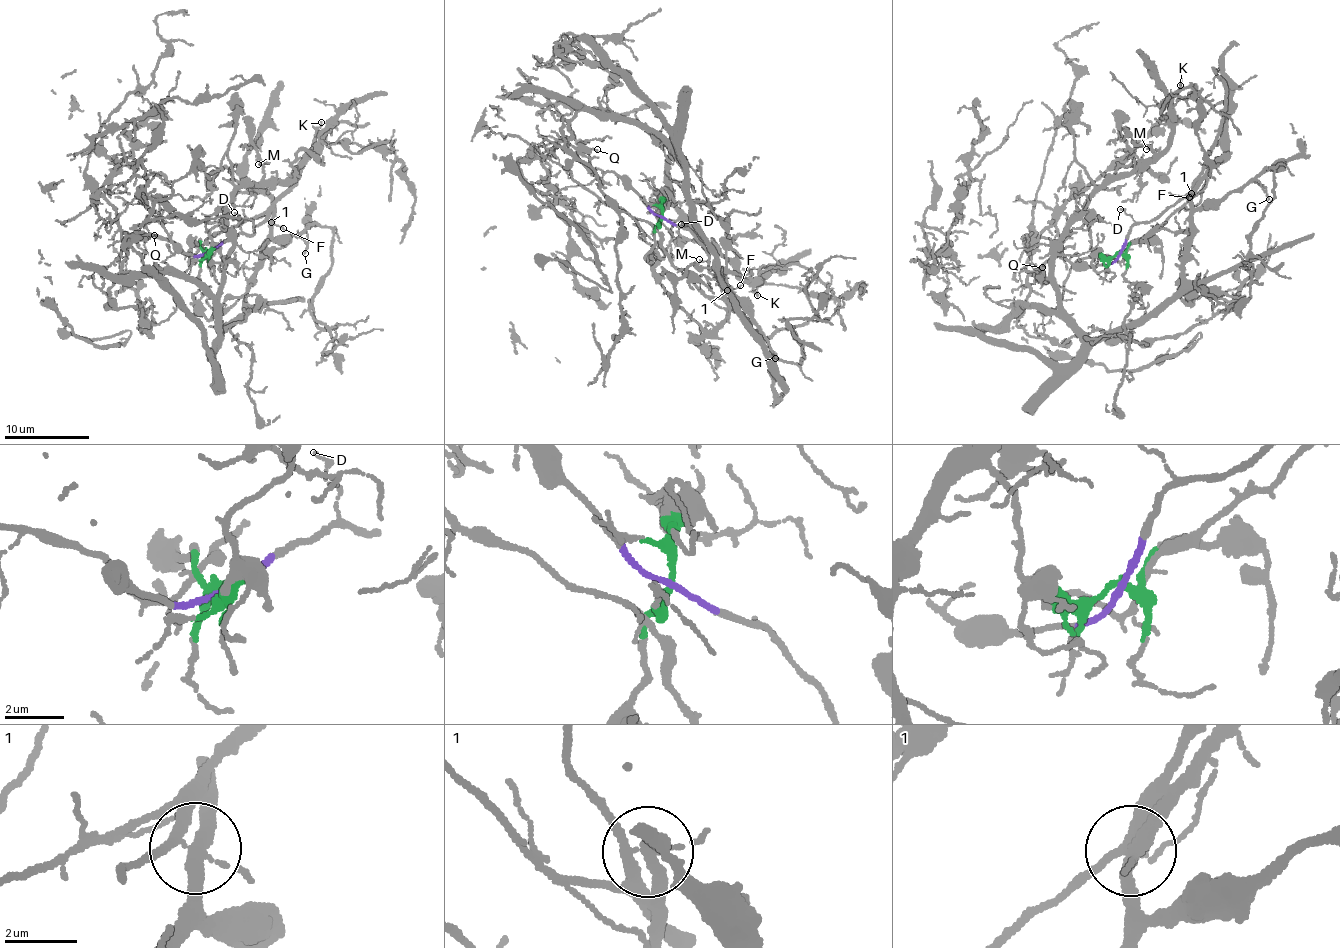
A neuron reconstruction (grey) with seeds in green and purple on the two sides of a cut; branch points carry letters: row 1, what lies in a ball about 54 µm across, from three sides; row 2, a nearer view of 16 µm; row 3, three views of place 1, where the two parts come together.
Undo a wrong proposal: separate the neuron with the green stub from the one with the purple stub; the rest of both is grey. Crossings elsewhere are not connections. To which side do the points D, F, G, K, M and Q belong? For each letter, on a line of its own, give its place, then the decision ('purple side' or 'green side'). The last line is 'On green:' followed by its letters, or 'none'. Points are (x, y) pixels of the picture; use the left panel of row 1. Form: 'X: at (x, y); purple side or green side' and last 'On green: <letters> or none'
D: at (234, 212); purple side
F: at (283, 228); purple side
G: at (305, 253); green side
K: at (321, 122); green side
M: at (258, 164); green side
Q: at (154, 235); green side
On green: G, K, M, Q

